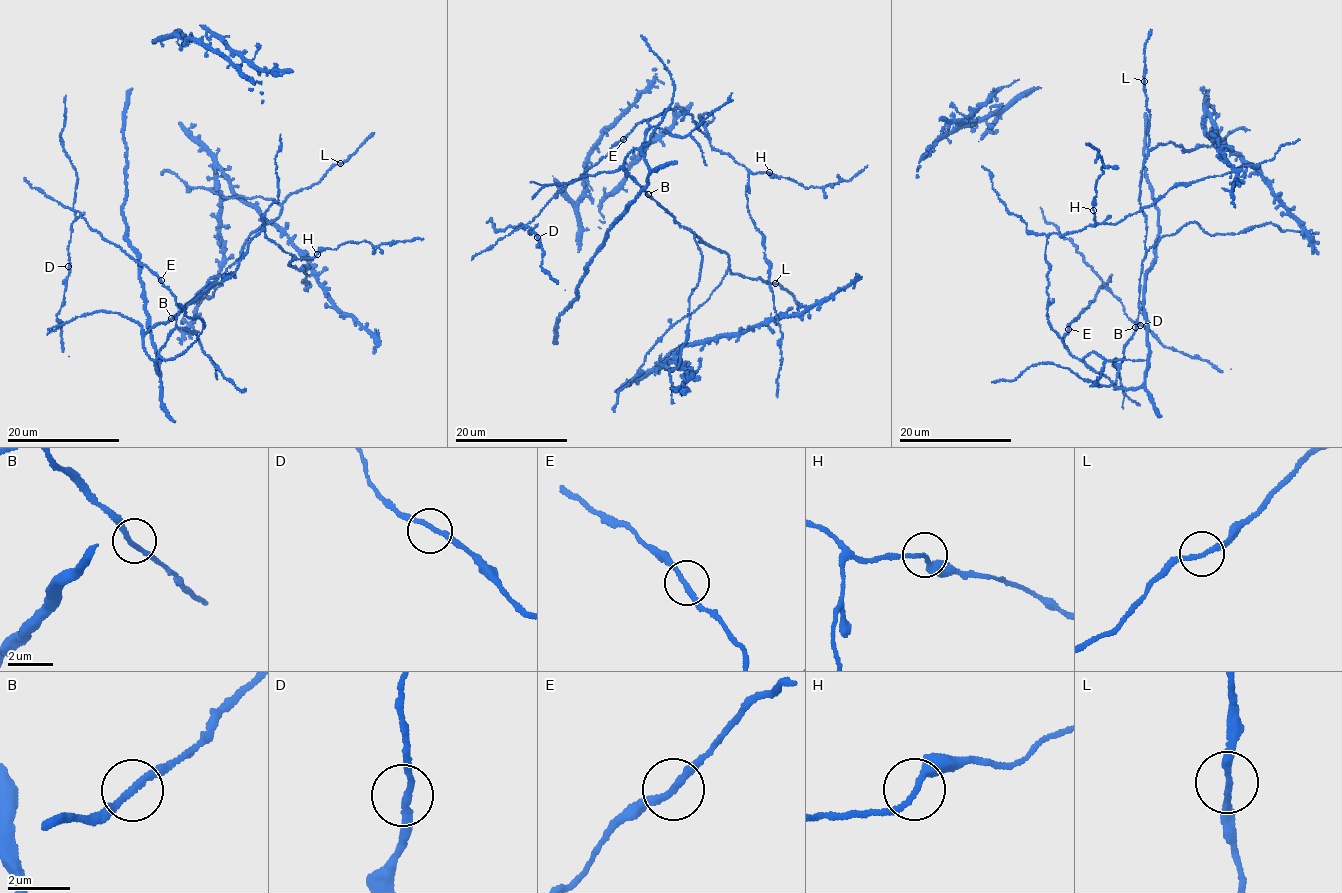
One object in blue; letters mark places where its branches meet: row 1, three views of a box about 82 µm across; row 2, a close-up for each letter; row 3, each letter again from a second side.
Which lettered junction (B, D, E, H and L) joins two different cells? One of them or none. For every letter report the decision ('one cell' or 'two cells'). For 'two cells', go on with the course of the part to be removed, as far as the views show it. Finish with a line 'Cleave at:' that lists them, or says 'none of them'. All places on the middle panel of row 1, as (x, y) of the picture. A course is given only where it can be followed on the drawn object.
B: one cell
D: one cell
E: one cell
H: one cell
L: one cell
Cleave at: none of them

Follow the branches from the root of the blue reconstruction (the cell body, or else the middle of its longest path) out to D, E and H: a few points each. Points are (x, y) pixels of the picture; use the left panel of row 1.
D: (171, 319), (143, 337), (154, 360), (175, 328), (175, 295), (73, 210), (68, 266)
E: (171, 319), (156, 325), (143, 337), (144, 351), (154, 360), (175, 329), (179, 312), (175, 295), (161, 280)
H: (171, 319), (143, 337), (154, 360), (178, 313), (231, 276), (261, 230), (298, 258), (317, 254)

